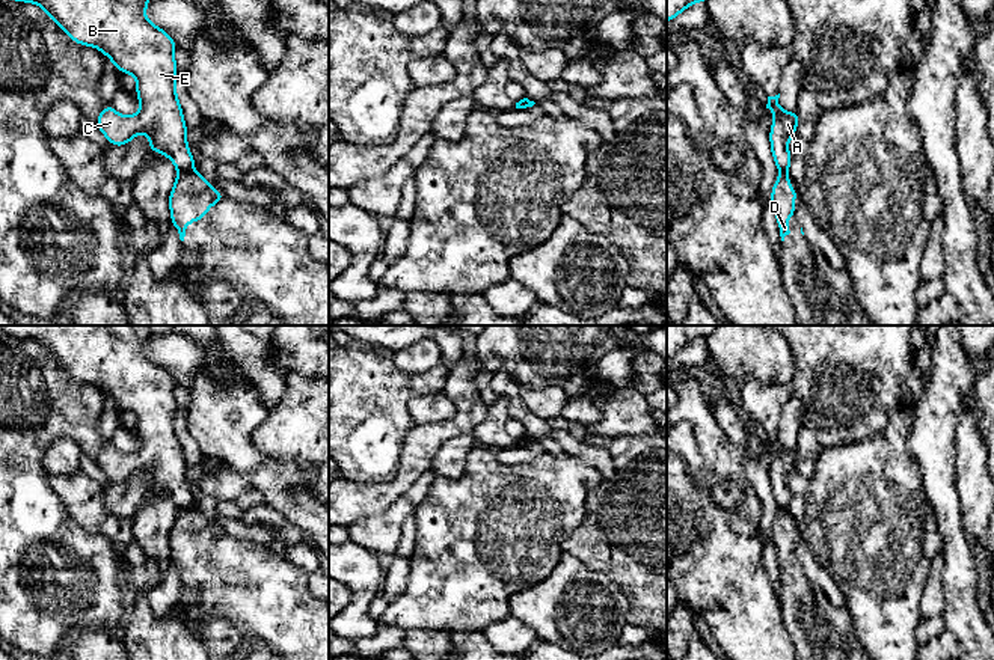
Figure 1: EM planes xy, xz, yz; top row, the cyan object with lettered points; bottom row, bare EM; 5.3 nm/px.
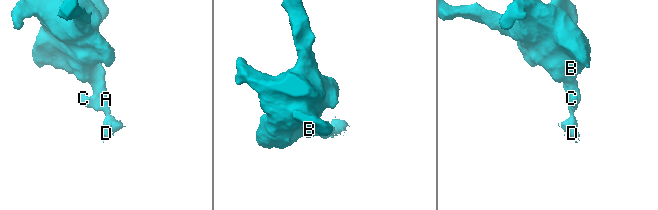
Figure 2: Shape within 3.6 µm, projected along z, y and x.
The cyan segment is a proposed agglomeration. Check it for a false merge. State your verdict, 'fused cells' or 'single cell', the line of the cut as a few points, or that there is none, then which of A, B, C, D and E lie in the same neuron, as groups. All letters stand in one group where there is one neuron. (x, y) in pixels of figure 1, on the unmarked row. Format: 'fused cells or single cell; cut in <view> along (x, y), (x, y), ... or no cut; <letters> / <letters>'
fused cells; cut in xy along (190, 507), (178, 510); A B C E / D

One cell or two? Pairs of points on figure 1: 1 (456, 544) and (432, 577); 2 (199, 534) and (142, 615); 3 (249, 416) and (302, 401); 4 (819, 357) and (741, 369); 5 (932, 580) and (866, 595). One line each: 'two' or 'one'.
1: one
2: two
3: two
4: two
5: two

